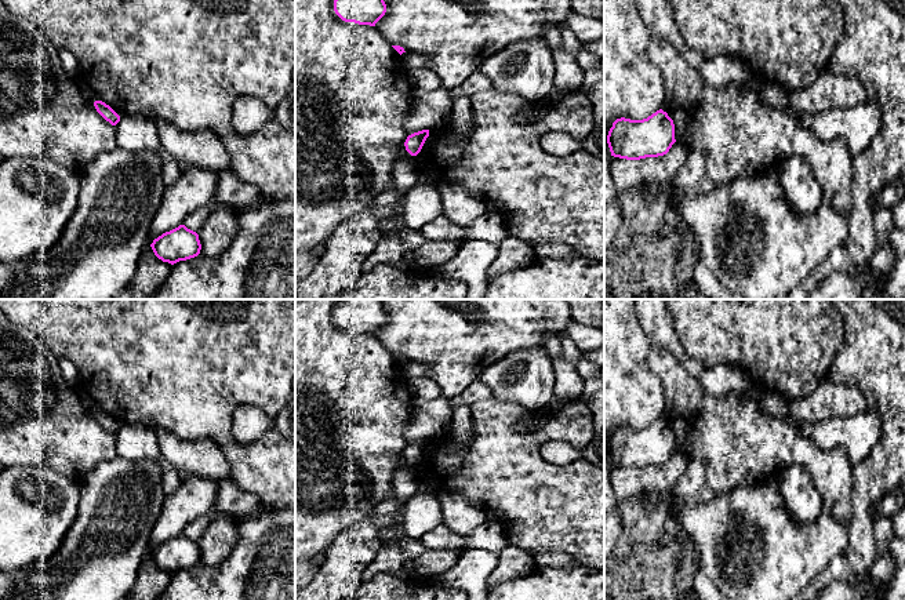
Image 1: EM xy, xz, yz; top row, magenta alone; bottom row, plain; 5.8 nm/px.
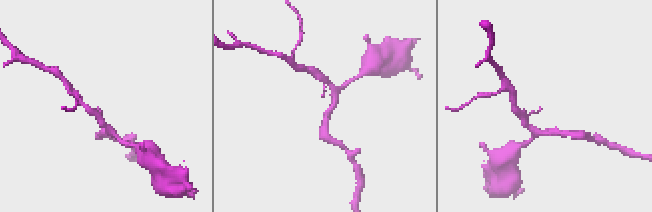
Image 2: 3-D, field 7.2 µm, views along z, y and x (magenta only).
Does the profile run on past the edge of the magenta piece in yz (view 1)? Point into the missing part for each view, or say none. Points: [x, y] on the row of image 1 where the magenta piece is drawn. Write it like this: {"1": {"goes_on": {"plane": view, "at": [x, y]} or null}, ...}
{"1": {"goes_on": null}}

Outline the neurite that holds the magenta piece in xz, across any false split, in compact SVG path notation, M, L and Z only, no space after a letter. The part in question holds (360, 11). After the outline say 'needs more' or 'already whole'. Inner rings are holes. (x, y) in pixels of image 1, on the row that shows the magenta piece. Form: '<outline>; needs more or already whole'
M334 0L334 11L345 22L375 26L386 4L384 0Z; already whole

